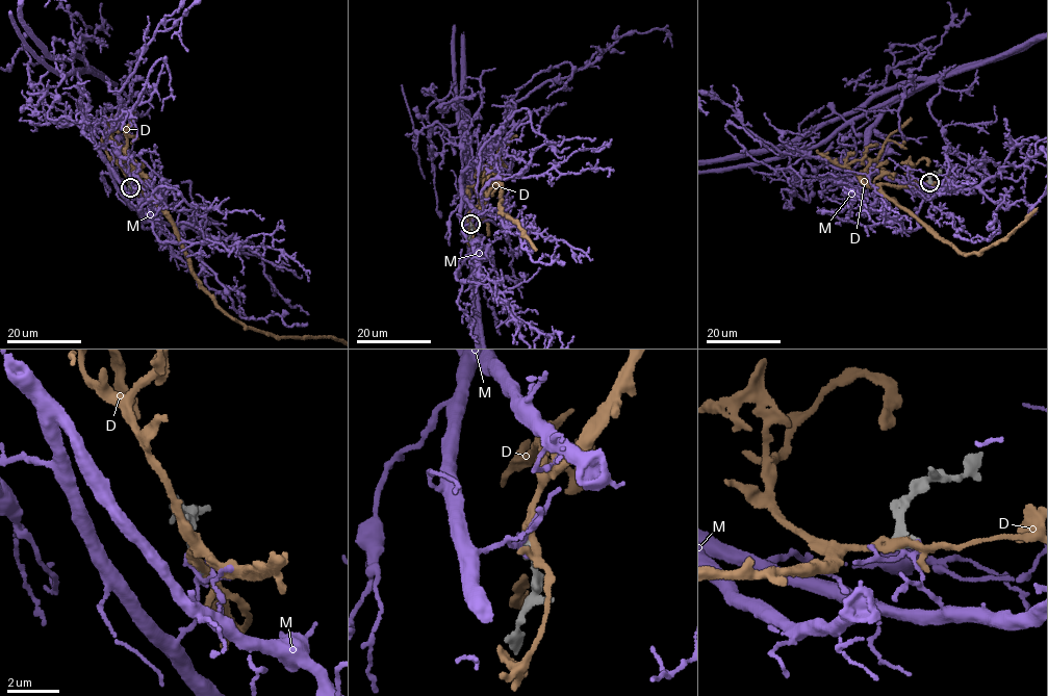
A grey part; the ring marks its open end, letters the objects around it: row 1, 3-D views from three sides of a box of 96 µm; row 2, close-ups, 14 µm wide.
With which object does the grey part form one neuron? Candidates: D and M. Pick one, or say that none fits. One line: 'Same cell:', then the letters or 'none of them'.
Same cell: D

